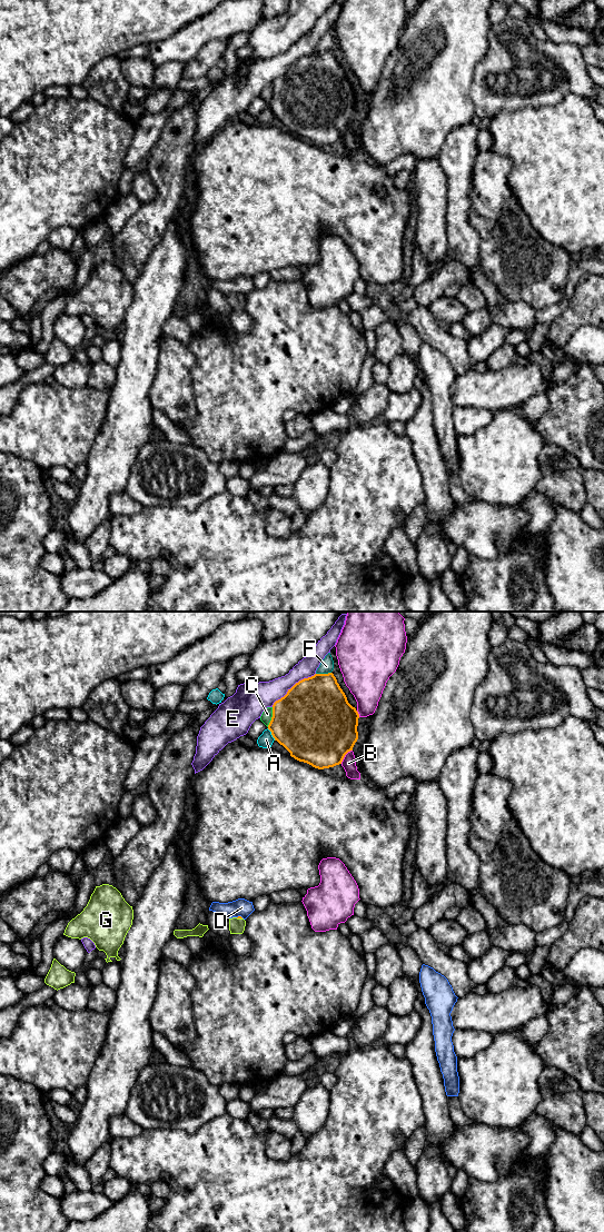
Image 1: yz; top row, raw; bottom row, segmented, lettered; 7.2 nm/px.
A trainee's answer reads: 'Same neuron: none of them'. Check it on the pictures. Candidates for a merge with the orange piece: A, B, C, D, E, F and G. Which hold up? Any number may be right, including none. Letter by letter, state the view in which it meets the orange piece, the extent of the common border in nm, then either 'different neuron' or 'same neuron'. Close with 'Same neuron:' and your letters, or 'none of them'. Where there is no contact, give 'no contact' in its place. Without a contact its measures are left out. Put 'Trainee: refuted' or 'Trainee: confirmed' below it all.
A: contact in yz; length 110 nm; different neuron
B: contact in yz; length 130 nm; different neuron
C: contact in yz; length 150 nm; different neuron
D: contact in yz; length 50 nm; different neuron
E: contact in yz; length 400 nm; different neuron
F: contact in yz; length 110 nm; different neuron
G: contact in yz; length 50 nm; same neuron
Same neuron: G
Trainee: refuted

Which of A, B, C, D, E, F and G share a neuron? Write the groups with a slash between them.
A / B / C / D / E / F / G

